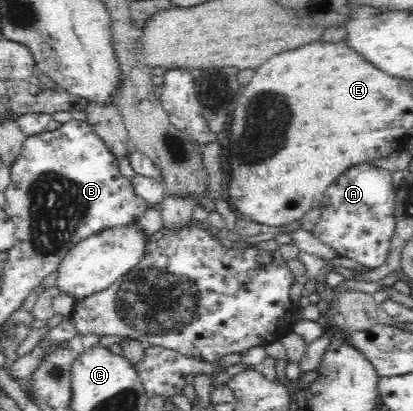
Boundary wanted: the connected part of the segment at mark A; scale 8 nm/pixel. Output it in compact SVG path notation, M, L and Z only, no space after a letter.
M369 162L350 167L326 189L321 214L311 232L339 257L348 257L372 269L380 267L387 260L395 232L395 193L392 175L387 169Z

